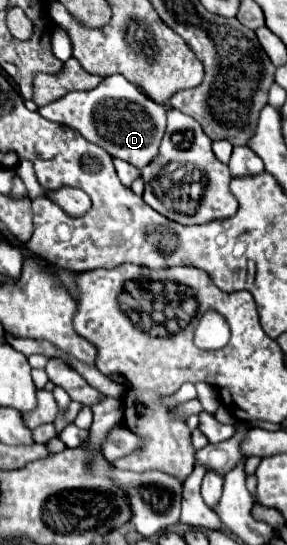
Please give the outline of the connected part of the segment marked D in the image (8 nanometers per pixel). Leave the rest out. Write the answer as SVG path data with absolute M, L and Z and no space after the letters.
M110 75L90 91L70 91L64 97L38 107L38 113L44 119L76 129L86 141L100 145L112 157L128 161L138 169L146 167L156 157L166 129L166 109L140 93L138 87L122 75Z

